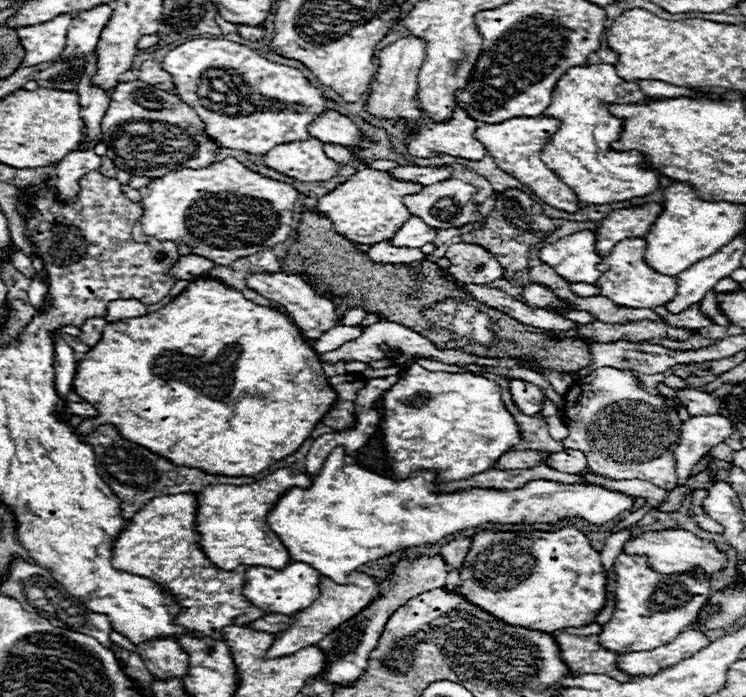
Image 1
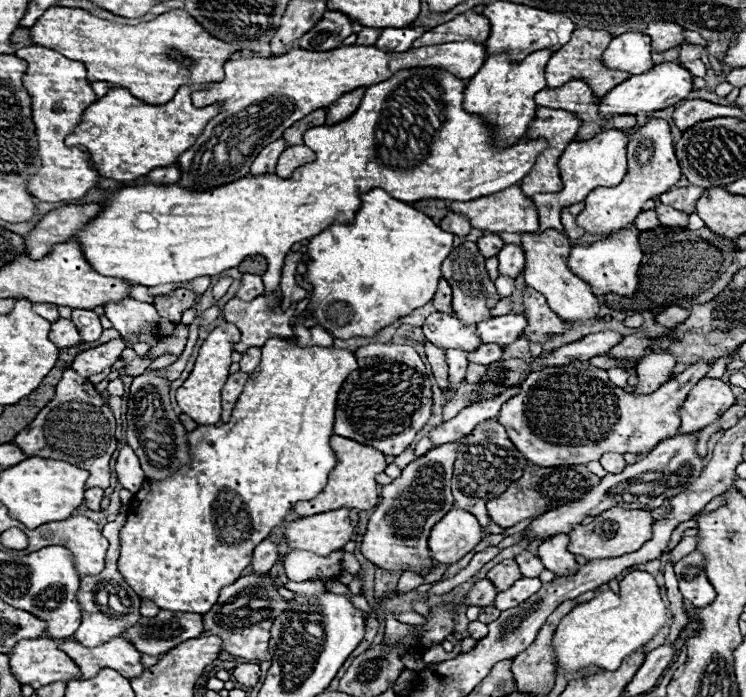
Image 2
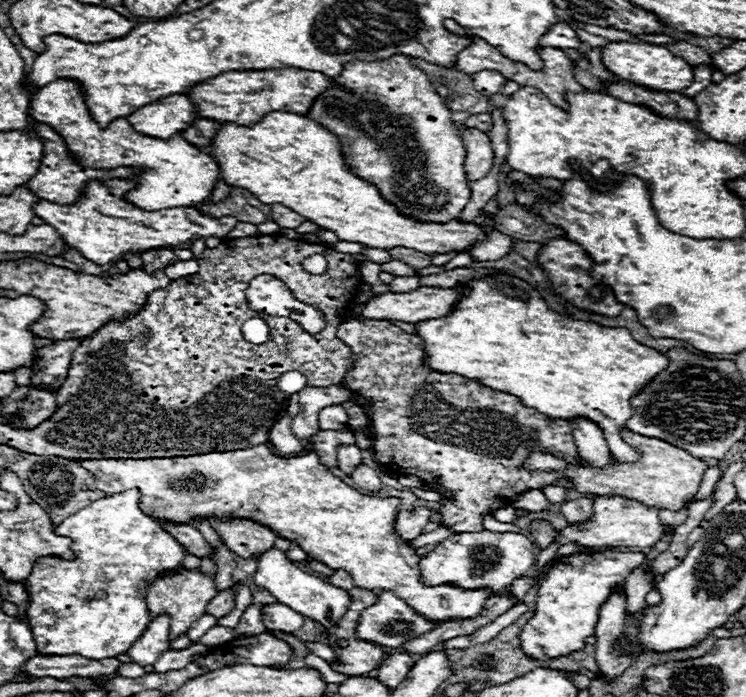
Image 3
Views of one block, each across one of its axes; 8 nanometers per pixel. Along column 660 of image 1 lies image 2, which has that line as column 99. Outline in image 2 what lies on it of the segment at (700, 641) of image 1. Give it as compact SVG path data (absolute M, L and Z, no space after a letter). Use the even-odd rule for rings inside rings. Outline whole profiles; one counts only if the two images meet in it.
M124 638L108 640L108 644L96 648L84 648L80 642L68 640L62 642L60 648L78 664L80 678L92 678L102 668L112 668L126 678L140 676L144 670L140 662L142 654Z

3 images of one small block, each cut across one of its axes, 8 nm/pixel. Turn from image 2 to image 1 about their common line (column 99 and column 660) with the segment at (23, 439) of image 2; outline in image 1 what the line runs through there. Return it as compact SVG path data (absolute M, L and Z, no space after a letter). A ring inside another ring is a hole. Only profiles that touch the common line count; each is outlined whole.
M596 368L592 374L576 378L564 396L564 424L568 428L566 448L586 454L586 472L610 480L646 480L664 490L678 484L674 450L680 442L682 420L678 414L662 414L664 396L648 394L632 372L616 368Z

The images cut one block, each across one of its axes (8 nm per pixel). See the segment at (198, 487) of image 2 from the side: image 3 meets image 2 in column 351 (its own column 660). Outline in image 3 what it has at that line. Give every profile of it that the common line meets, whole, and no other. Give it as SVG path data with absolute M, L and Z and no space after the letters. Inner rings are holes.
M494 274L482 280L472 280L468 286L458 288L468 290L468 294L464 294L464 298L454 306L450 316L416 324L416 334L424 338L428 364L434 370L462 374L492 390L510 392L528 408L536 408L550 418L586 418L600 426L608 442L608 450L616 462L636 462L642 458L636 448L622 440L620 432L626 428L626 420L632 416L630 398L668 368L670 360L666 354L636 342L628 328L606 328L596 322L572 320L550 310L528 282L510 274Z

